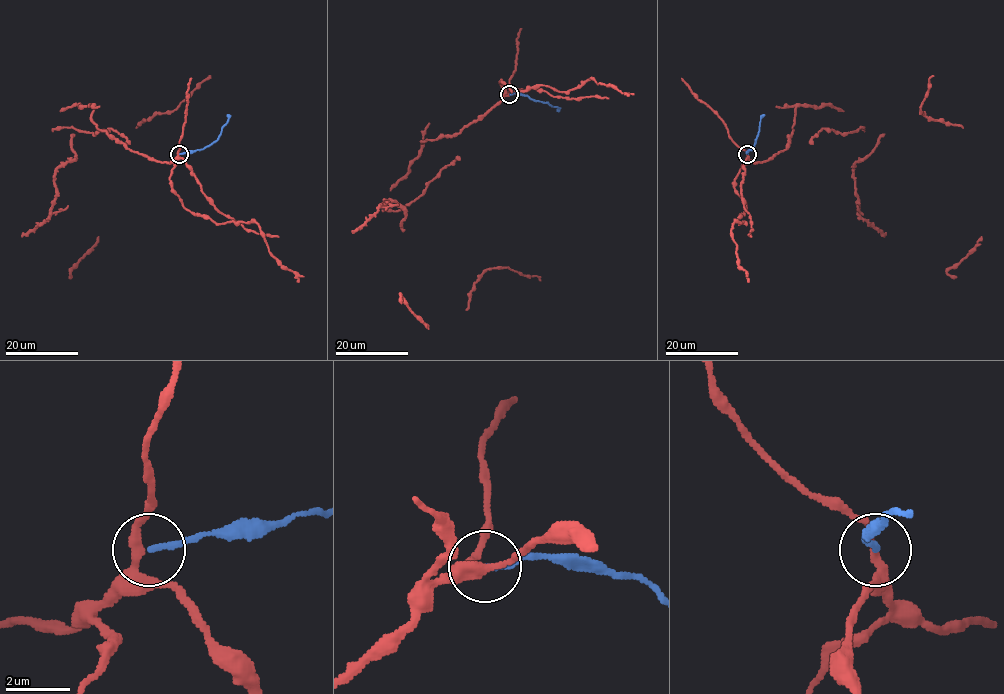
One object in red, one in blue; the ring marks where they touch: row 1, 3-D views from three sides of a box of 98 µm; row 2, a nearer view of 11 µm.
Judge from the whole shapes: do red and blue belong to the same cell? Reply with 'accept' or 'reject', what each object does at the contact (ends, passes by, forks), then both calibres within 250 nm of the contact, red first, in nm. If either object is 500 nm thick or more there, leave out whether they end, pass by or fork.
reject | red passes by | blue ends | 240/180 nm

